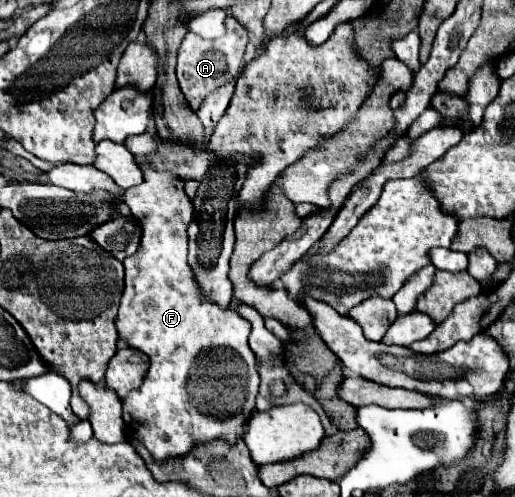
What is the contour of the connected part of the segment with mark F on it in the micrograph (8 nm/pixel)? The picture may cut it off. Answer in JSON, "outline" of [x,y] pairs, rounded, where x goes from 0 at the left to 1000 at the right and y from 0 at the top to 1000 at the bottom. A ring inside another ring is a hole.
{"outline":[[[291,266],[245,278],[241,294],[256,306],[264,330],[280,350],[280,366],[241,382],[241,406],[252,419],[260,447],[276,463],[272,495],[252,515],[241,519],[241,592],[233,604],[233,624],[225,636],[225,660],[233,684],[256,700],[280,708],[291,724],[287,757],[260,793],[249,793],[241,805],[241,861],[249,881],[268,881],[307,926],[338,922],[361,913],[373,897],[435,881],[447,897],[470,881],[474,845],[493,825],[493,805],[501,793],[501,744],[497,716],[482,696],[485,648],[458,628],[458,604],[435,624],[423,612],[400,604],[384,563],[365,535],[365,451],[377,443],[377,419],[369,398],[357,386],[357,362],[334,346],[307,346],[291,334],[287,322],[303,310],[303,278]],[[427,805],[462,805],[462,833],[439,833],[427,821]]]}

